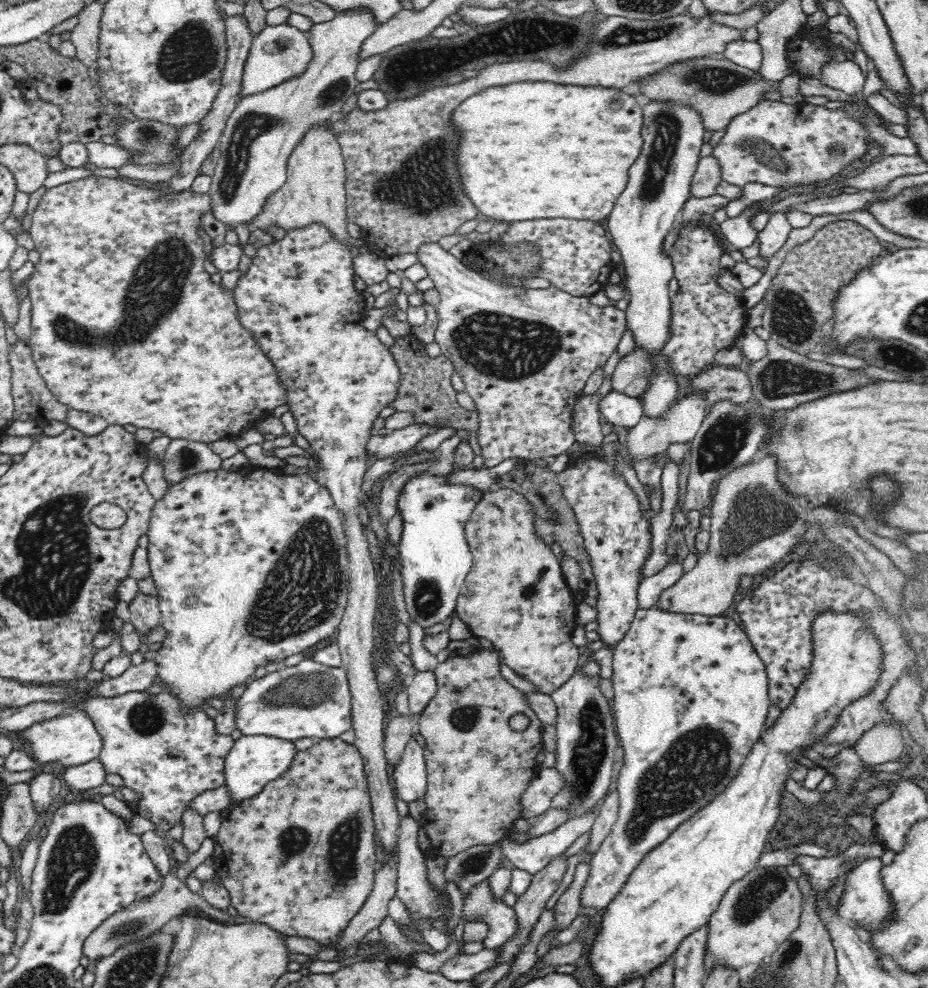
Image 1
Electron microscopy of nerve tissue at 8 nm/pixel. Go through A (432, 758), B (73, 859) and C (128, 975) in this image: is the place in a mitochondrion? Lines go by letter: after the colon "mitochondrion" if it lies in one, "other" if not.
A: other
B: mitochondrion
C: mitochondrion

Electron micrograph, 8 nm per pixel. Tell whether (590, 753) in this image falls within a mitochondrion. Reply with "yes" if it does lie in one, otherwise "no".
yes

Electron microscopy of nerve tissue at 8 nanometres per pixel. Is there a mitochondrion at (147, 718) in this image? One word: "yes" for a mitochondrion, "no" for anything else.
yes

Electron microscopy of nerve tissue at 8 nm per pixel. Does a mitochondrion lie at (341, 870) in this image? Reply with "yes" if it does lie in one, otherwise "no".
yes

